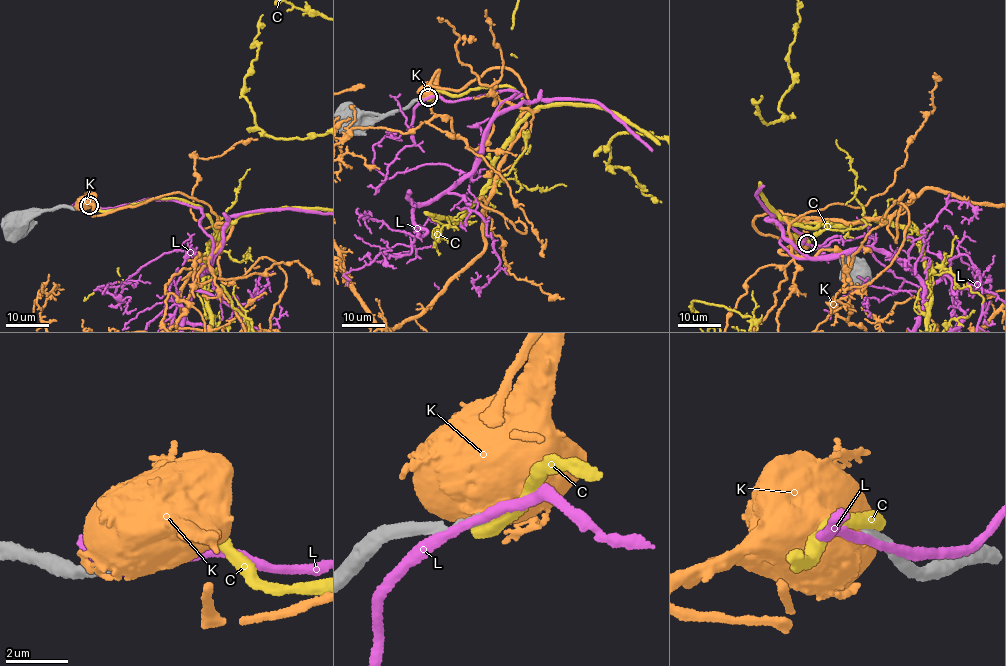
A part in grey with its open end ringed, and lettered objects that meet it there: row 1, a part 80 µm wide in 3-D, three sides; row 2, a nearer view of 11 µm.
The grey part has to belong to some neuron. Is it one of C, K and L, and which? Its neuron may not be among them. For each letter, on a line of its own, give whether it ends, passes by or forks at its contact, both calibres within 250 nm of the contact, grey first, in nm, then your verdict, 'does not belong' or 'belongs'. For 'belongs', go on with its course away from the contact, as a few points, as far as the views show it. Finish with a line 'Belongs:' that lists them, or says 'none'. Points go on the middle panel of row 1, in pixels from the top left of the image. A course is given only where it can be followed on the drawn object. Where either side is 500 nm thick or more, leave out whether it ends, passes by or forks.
C: it ends there; 360 nm thick on the grey side, 400 nm on the other; does not belong
K: 360 nm thick on the grey side, 900 nm on the other; does not belong
L: it passes by; 400 nm thick on the grey side, 280 nm on the other; does not belong
Belongs: none

